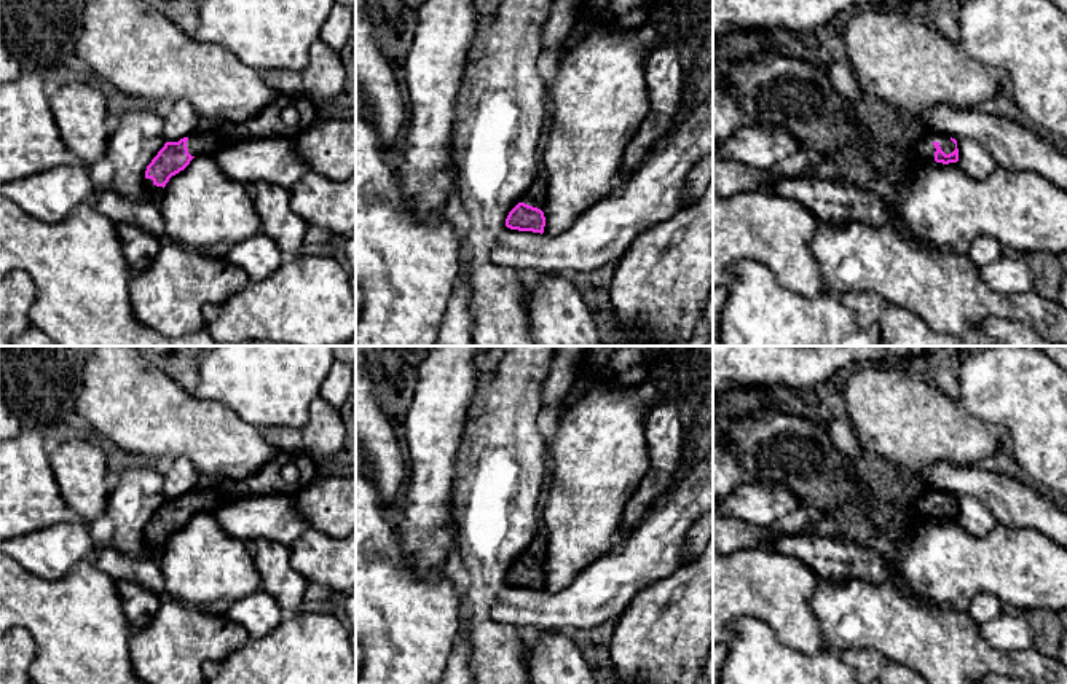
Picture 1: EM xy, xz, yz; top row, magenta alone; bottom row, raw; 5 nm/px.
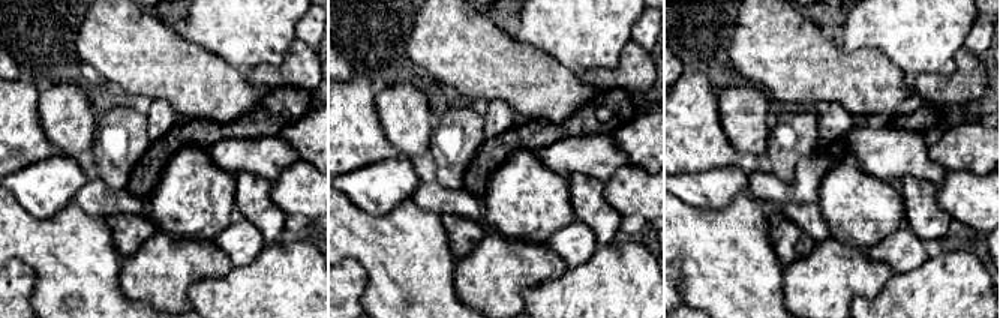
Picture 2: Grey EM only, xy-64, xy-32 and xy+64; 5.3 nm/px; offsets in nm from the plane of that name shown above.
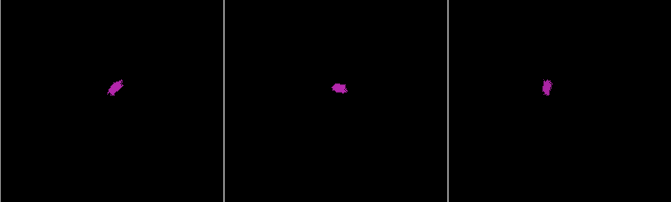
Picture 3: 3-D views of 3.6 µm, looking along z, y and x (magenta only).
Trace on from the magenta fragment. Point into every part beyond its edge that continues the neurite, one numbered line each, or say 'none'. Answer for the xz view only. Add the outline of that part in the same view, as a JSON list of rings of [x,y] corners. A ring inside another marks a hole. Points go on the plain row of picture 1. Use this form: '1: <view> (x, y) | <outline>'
1: xz (536, 550) | [[[536,534],[523,553],[523,560],[533,564],[542,564],[547,556],[547,537]]]

